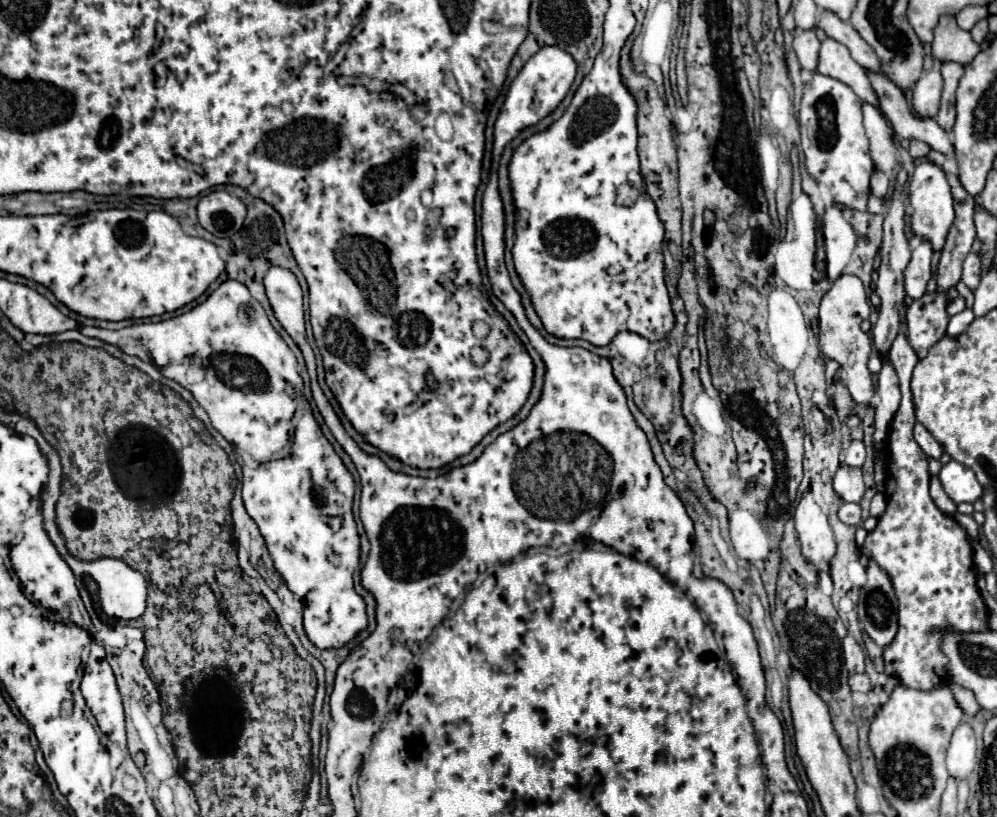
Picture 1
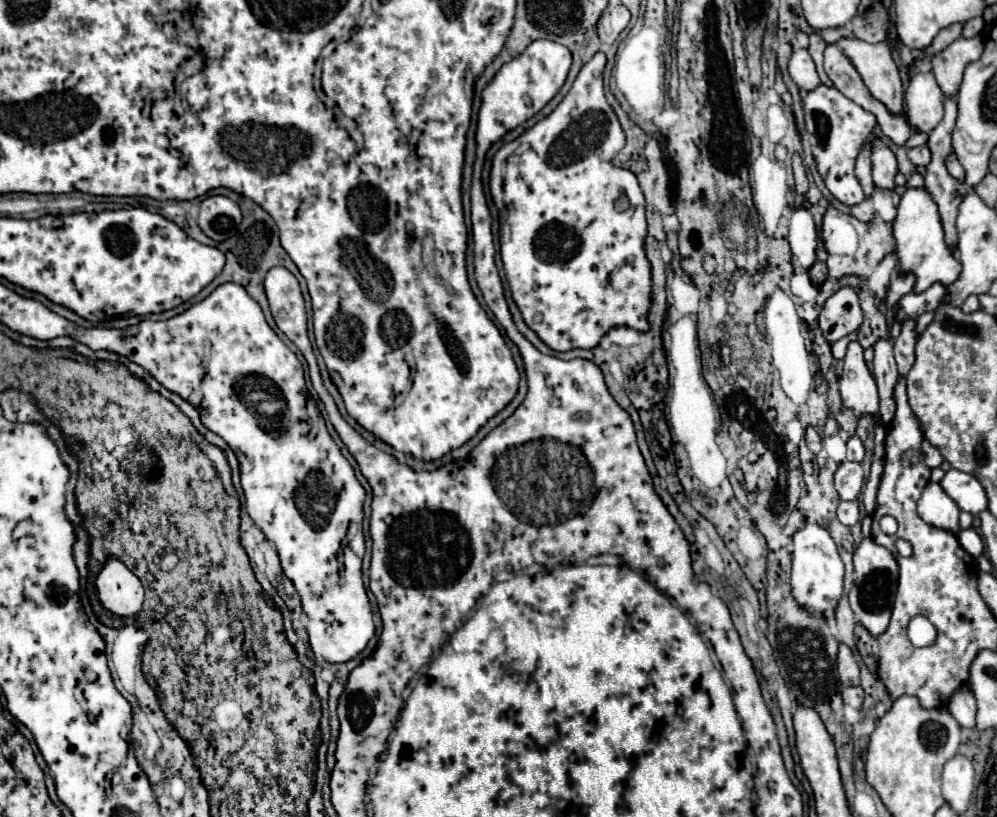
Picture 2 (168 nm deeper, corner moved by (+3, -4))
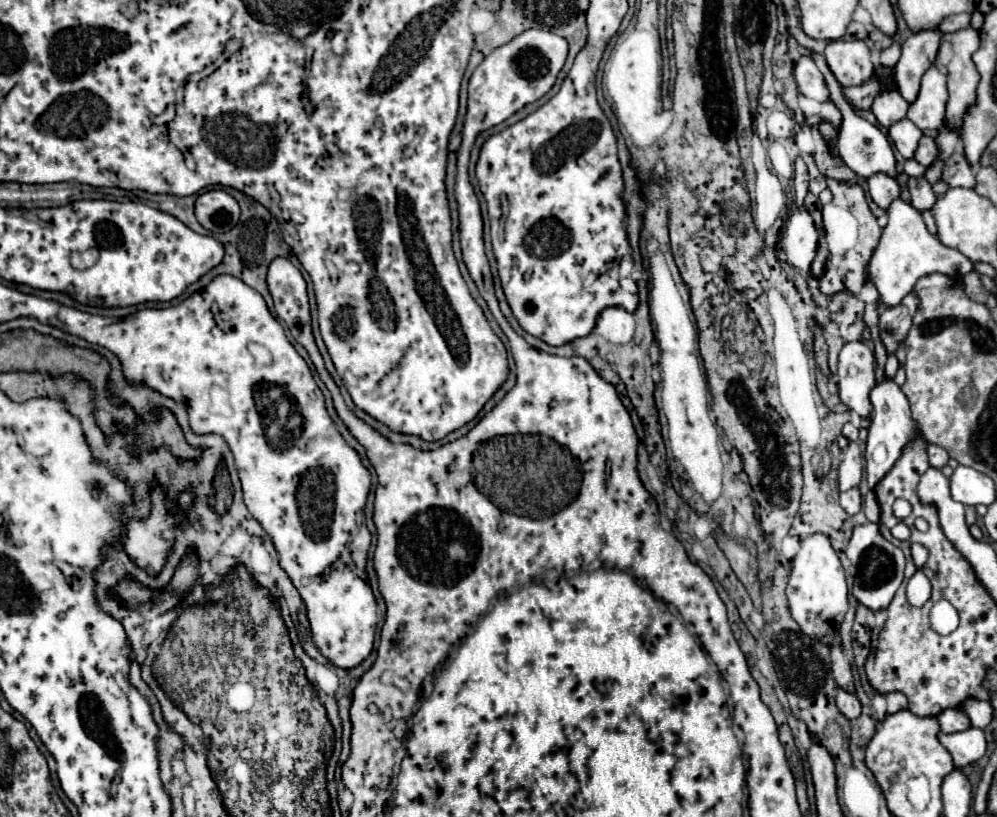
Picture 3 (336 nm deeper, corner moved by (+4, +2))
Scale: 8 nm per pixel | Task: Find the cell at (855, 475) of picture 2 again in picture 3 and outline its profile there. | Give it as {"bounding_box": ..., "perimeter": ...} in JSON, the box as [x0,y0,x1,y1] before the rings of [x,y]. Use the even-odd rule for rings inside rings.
{"bounding_box":[838,441,862,491],"perimeter":[[[852,441],[844,449],[844,459],[840,463],[838,475],[840,475],[840,491],[848,491],[860,483],[860,479],[862,479],[862,453],[860,453],[860,447],[856,441]]]}

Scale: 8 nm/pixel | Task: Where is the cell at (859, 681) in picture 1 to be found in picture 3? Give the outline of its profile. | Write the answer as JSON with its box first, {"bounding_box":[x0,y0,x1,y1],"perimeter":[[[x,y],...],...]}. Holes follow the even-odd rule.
{"bounding_box":[836,689,862,721],"perimeter":[[[838,689],[838,693],[836,693],[836,707],[850,721],[856,719],[860,715],[860,709],[862,709],[860,701],[856,699],[856,695],[848,693],[848,691],[842,691],[842,689]]]}

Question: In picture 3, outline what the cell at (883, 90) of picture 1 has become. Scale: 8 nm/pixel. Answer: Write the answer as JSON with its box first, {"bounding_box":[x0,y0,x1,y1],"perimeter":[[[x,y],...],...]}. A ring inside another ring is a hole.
{"bounding_box":[942,141,976,187],"perimeter":[[[961,141],[955,147],[954,152],[942,171],[942,179],[950,185],[950,187],[974,187],[976,179],[974,179],[974,171],[972,165],[966,161],[964,147]]]}

